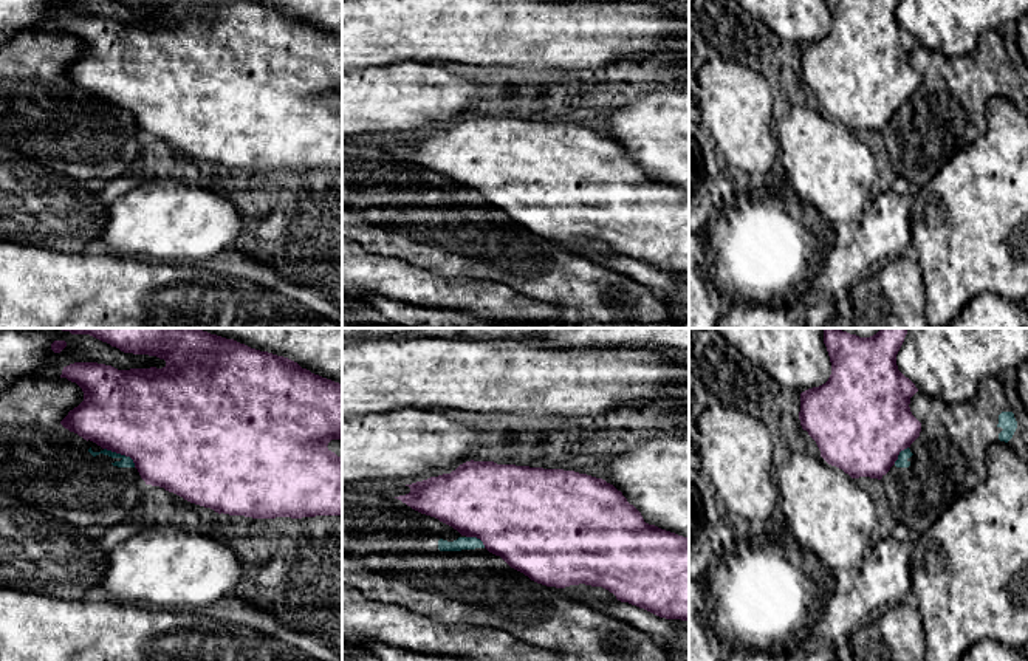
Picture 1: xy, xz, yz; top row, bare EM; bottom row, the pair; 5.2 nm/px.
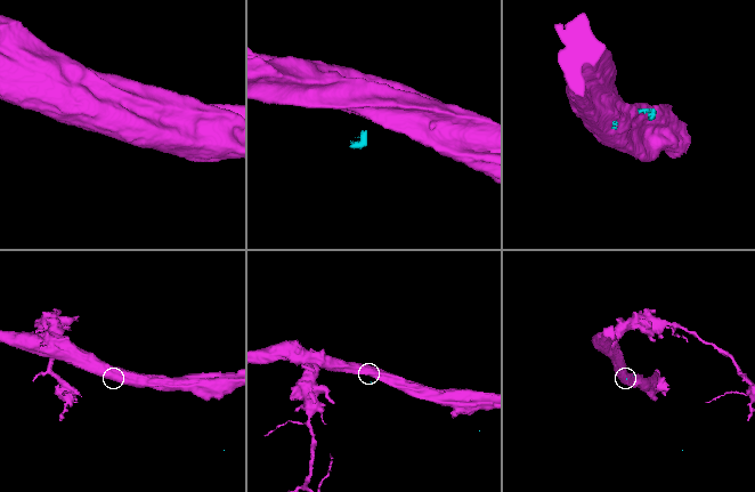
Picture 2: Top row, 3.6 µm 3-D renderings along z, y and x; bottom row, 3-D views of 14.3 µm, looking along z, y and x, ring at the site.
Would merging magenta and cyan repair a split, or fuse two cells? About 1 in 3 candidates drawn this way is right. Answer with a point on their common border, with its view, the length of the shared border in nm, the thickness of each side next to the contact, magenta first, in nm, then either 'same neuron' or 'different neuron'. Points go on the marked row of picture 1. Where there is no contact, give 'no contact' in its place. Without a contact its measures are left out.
contact xy (121, 454); length 190 nm; calibres 480 and 60 nm; different neuron

